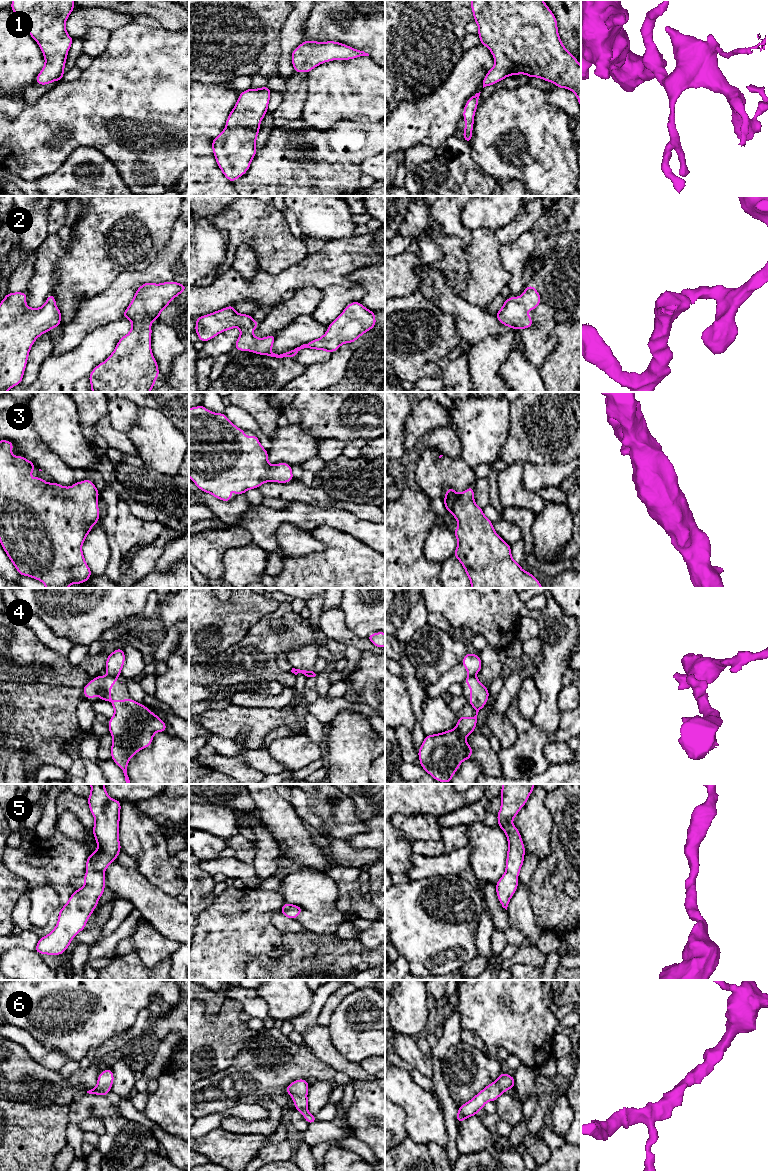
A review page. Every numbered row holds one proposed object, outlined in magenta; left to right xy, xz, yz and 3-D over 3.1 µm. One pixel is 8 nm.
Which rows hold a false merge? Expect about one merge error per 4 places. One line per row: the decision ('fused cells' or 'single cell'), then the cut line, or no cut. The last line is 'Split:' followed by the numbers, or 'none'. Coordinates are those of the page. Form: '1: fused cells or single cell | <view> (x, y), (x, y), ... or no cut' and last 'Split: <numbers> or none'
1: single cell | no cut
2: single cell | no cut
3: single cell | no cut
4: fused cells | xy (108, 674), (116, 677)
5: single cell | no cut
6: single cell | no cut
Split: 4

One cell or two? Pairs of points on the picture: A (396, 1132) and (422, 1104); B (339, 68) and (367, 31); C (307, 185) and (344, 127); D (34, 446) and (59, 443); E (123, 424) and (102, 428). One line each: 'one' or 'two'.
A: two
B: two
C: one
D: two
E: two

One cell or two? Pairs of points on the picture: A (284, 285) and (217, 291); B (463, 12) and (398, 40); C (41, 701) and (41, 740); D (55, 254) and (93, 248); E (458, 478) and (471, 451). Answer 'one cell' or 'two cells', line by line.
A: one cell
B: one cell
C: one cell
D: two cells
E: two cells

